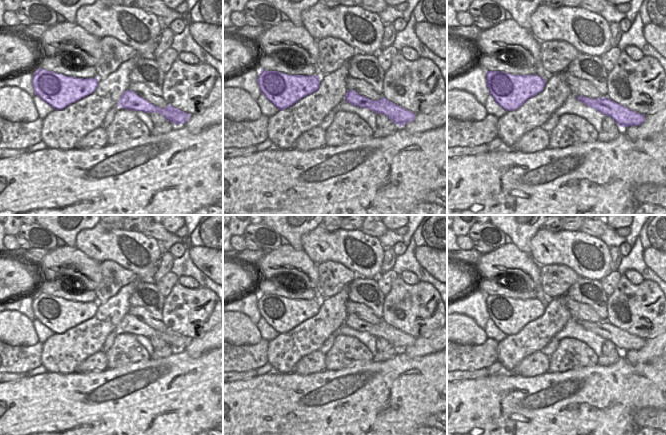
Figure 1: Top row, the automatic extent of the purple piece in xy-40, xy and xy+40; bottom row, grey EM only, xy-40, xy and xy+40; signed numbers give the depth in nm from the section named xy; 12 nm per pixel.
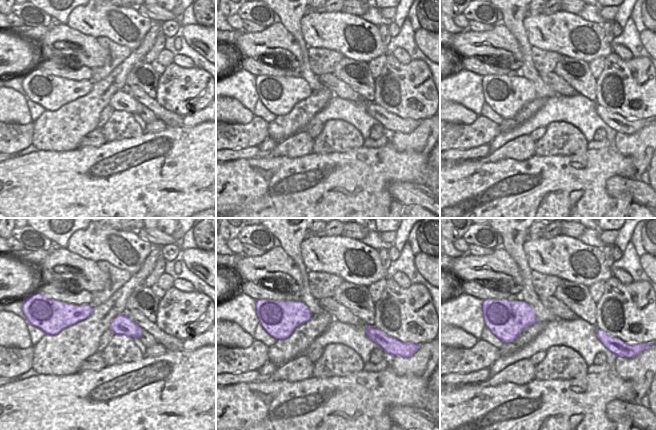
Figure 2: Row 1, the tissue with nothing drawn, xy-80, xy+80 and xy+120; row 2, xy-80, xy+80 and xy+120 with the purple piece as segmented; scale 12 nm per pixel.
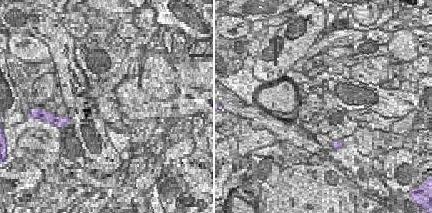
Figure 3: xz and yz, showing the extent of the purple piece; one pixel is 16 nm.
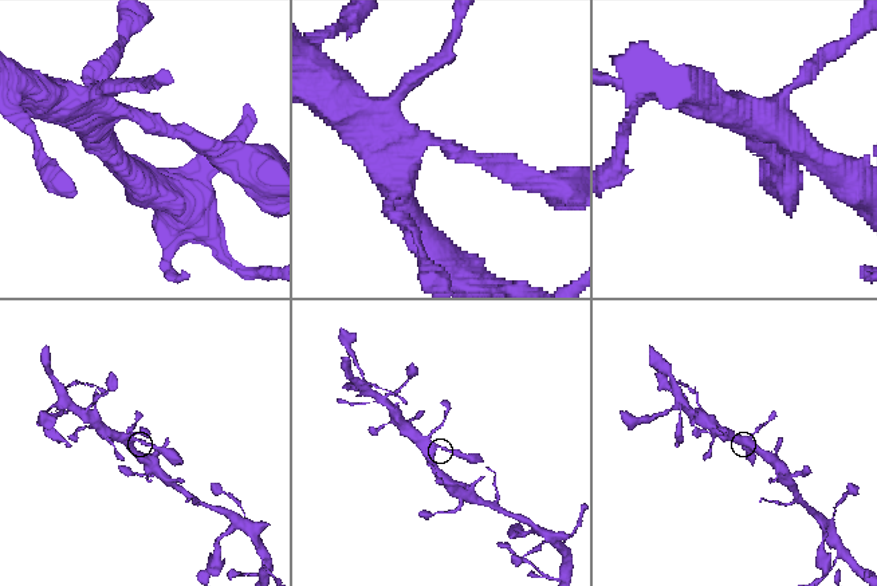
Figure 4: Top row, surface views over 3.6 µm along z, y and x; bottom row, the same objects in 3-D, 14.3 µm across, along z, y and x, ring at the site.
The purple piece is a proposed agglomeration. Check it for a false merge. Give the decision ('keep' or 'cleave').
keep

